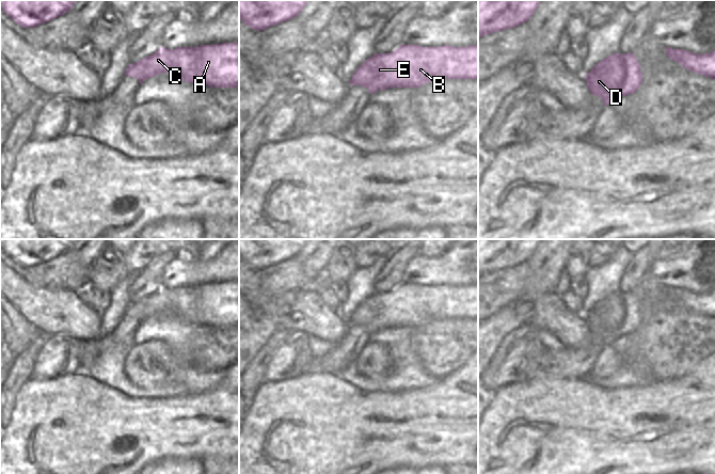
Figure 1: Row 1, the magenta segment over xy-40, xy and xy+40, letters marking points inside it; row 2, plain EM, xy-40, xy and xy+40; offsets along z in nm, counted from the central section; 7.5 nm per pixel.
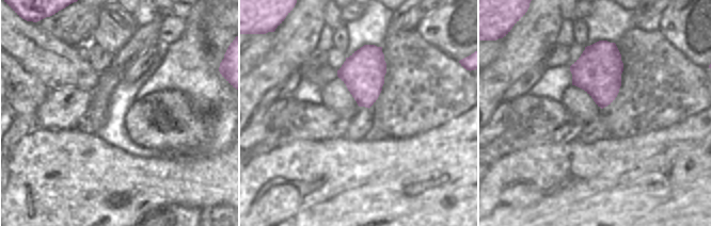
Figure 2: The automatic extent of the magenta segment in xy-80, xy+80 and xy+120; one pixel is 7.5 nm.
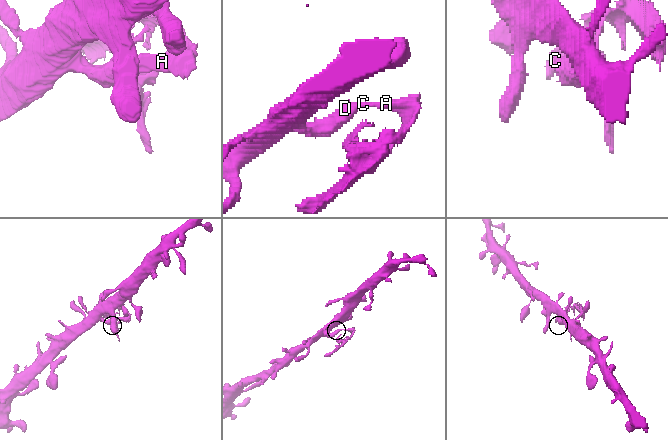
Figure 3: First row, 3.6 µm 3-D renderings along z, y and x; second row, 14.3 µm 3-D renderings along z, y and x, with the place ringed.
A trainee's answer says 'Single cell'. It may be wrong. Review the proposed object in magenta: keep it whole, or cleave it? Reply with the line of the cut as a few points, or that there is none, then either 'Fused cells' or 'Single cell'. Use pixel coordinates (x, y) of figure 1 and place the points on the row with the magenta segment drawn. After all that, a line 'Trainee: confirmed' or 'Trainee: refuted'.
Split along xy+40 (622, 54), (624, 81), (618, 96). Fused cells
Trainee: refuted

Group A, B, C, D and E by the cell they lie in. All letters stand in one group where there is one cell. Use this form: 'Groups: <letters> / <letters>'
Groups: A B C E / D

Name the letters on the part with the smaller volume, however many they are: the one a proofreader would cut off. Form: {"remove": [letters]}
{"remove": ["A", "B", "C", "E"]}

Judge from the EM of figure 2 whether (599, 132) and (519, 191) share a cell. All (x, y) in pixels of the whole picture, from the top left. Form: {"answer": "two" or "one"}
{"answer": "two"}

